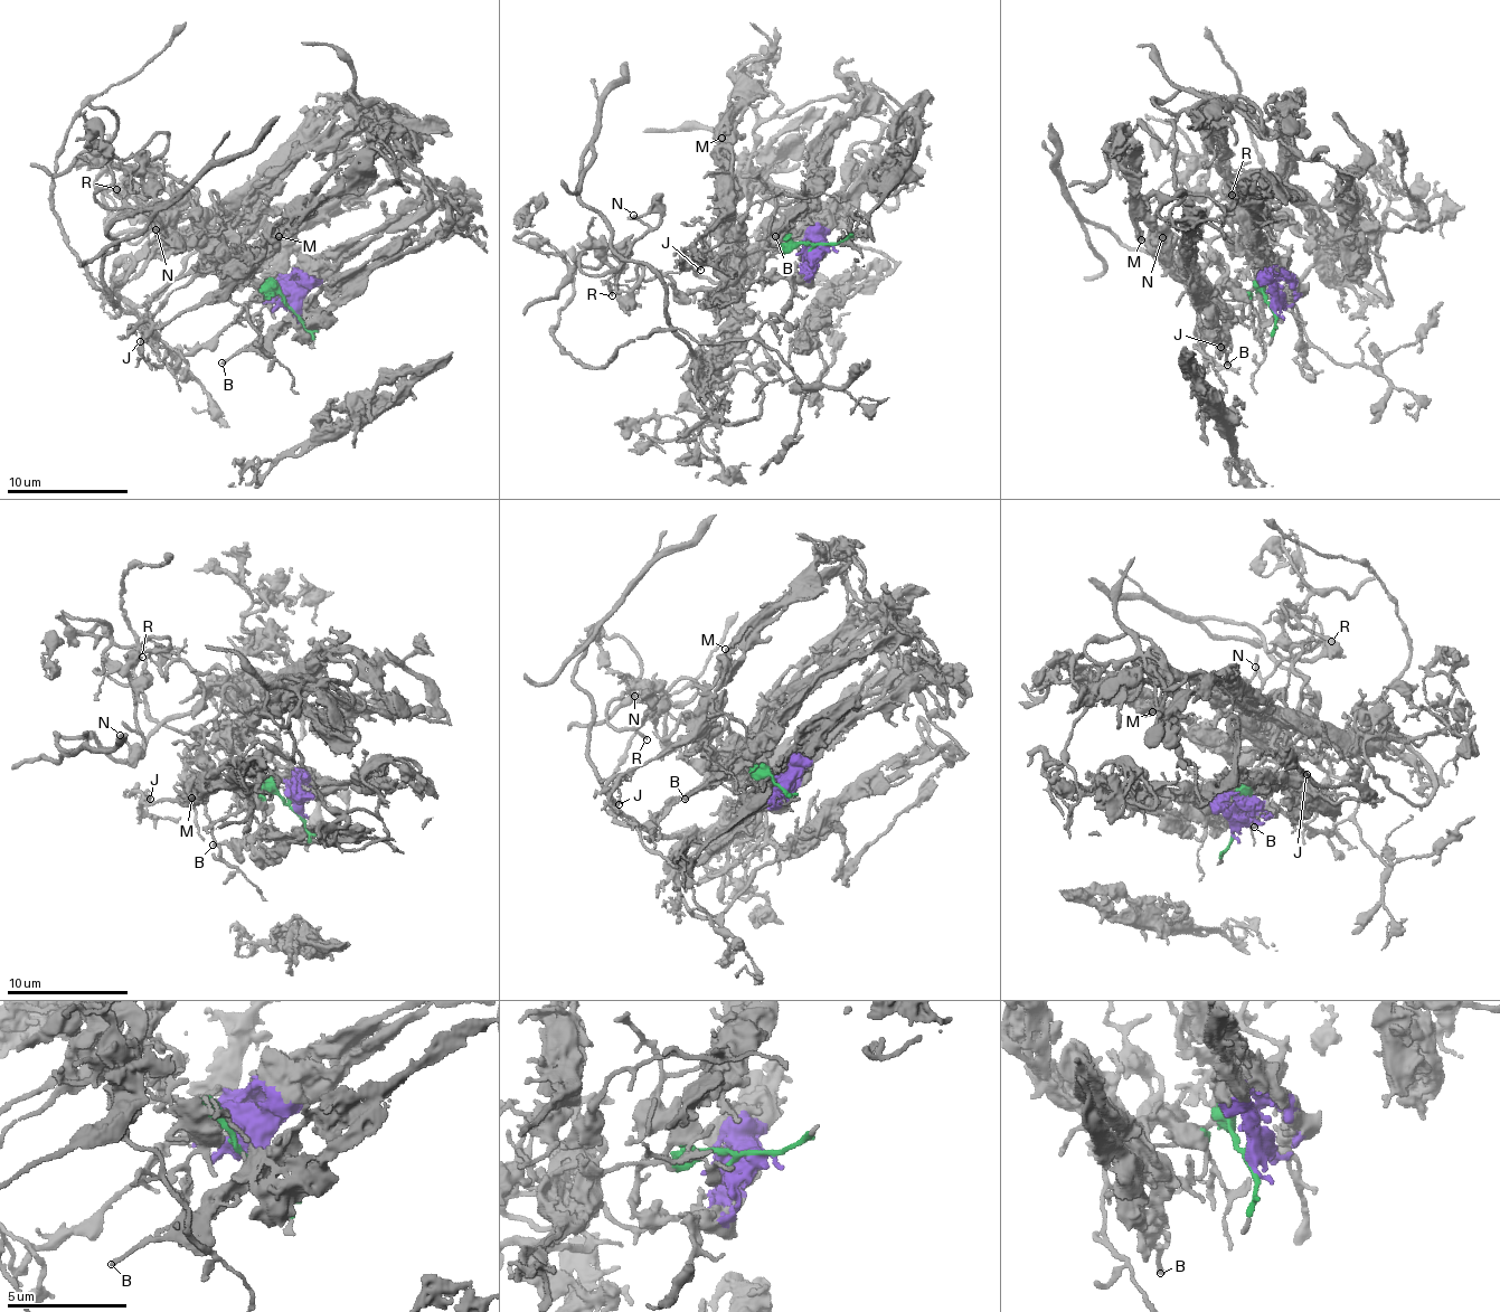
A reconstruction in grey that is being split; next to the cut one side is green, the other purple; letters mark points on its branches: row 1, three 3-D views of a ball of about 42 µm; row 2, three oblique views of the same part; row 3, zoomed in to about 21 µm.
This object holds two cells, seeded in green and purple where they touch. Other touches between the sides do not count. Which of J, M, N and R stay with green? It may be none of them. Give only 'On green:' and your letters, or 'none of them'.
On green: N, R

